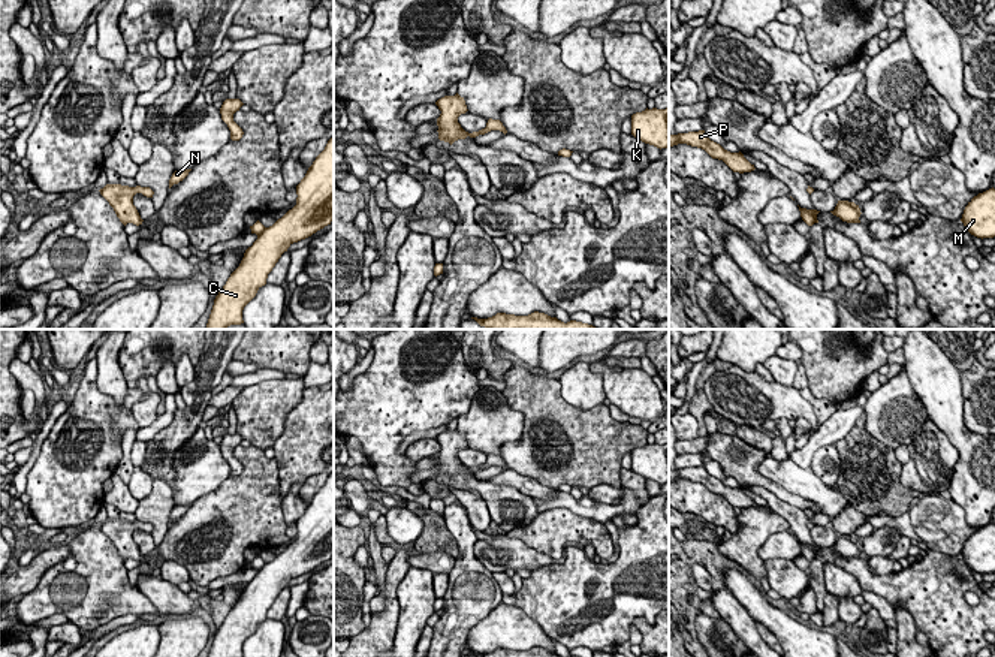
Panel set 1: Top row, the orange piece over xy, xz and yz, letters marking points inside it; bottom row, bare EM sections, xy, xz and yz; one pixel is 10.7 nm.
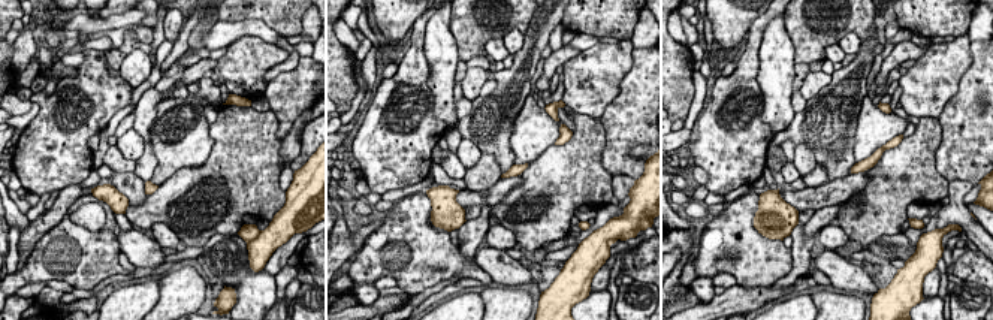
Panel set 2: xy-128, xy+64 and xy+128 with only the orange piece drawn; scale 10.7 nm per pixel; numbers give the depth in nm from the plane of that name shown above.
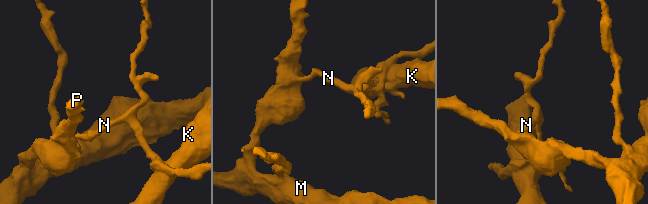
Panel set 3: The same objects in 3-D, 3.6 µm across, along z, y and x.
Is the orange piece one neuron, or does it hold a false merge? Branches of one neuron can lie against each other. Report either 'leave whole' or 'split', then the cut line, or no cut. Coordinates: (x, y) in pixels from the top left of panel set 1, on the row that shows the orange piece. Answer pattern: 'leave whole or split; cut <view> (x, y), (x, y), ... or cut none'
split; cut xz (473, 132), (476, 135)

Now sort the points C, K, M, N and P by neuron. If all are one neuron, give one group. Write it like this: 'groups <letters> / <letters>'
groups C K N / M P

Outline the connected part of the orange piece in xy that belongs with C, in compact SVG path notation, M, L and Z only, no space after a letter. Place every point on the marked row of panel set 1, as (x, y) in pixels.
M334 136L296 186L296 205L272 226L250 226L257 239L217 293L205 329L241 325L244 307L266 284L268 274L287 248L334 220Z

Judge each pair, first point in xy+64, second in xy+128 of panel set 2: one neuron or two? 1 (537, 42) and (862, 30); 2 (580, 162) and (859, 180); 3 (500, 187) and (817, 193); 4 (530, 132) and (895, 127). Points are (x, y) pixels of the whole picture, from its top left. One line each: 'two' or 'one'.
1: two
2: two
3: one
4: one

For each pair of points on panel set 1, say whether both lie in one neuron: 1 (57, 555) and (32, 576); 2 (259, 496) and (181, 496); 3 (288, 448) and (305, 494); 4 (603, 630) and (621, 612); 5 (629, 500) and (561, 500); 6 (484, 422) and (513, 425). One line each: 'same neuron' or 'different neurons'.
1: same neuron
2: different neurons
3: different neurons
4: same neuron
5: same neuron
6: same neuron

